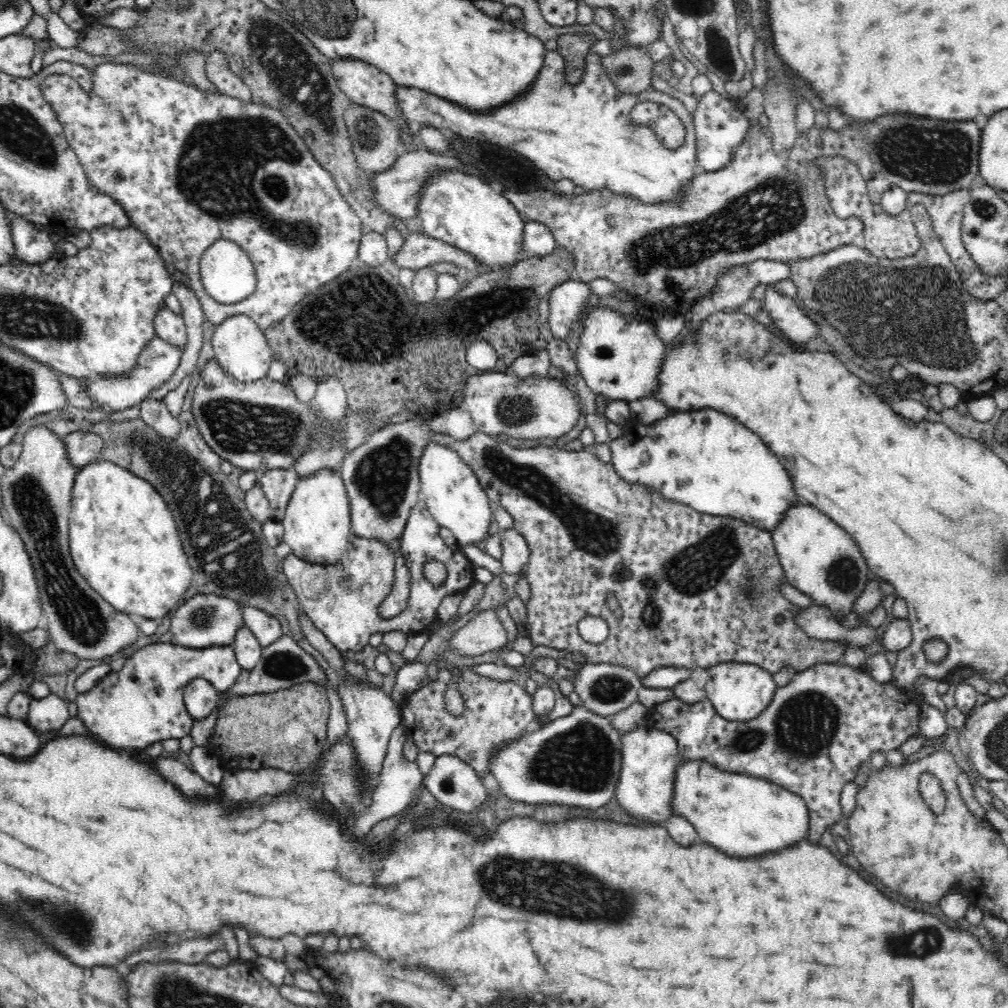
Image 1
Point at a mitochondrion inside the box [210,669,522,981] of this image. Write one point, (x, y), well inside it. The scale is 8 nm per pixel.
(342, 770)

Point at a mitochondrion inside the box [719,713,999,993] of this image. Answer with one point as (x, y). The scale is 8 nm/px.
(925, 942)

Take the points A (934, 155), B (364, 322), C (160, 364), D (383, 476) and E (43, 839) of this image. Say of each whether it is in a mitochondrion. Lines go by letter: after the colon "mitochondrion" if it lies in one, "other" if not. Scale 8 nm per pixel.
A: mitochondrion
B: mitochondrion
C: other
D: mitochondrion
E: other

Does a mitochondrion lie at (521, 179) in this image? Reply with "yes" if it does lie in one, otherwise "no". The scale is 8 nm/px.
no

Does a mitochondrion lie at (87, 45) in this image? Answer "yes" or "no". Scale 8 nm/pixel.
no

